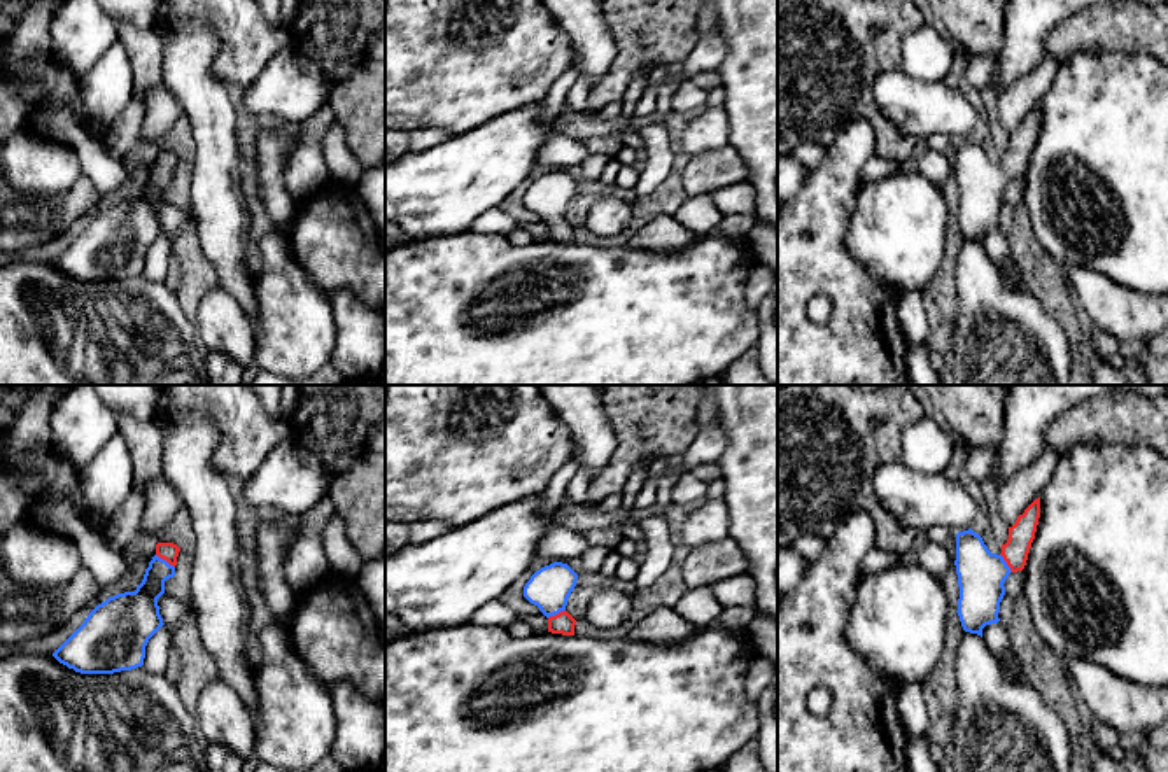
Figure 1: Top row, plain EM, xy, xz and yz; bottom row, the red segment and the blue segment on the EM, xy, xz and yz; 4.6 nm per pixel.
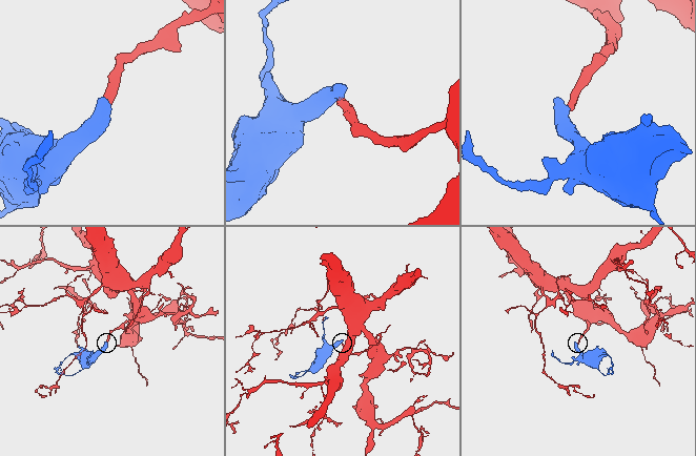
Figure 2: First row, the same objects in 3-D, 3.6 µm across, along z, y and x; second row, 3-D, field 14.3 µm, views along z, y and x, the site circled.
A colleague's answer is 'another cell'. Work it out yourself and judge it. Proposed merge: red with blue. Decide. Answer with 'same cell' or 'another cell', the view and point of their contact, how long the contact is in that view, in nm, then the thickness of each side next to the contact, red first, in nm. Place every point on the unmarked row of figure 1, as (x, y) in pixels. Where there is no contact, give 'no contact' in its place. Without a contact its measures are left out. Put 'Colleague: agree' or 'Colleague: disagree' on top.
Colleague: disagree
same cell; contact xy (165, 167); length 110 nm; calibres 90 and 160 nm

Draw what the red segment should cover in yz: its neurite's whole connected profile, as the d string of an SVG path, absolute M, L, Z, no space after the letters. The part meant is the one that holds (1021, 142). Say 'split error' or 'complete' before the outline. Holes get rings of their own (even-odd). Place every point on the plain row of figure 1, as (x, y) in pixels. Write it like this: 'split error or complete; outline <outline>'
split error; outline M1040 105L1035 107L1016 131L1002 161L991 161L982 145L972 137L956 142L956 182L960 194L958 224L965 240L982 245L982 236L998 231L1005 187L1023 179L1035 147L1040 126Z

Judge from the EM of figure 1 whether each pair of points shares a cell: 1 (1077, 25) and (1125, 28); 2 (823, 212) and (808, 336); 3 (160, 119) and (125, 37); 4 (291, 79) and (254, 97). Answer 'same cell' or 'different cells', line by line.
1: same cell
2: same cell
3: same cell
4: same cell

